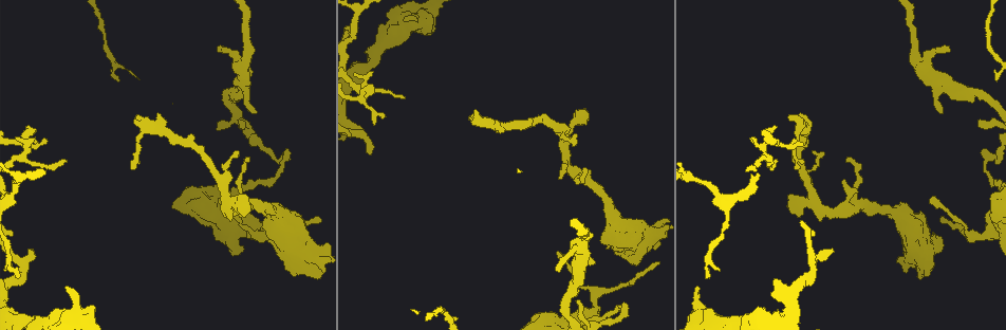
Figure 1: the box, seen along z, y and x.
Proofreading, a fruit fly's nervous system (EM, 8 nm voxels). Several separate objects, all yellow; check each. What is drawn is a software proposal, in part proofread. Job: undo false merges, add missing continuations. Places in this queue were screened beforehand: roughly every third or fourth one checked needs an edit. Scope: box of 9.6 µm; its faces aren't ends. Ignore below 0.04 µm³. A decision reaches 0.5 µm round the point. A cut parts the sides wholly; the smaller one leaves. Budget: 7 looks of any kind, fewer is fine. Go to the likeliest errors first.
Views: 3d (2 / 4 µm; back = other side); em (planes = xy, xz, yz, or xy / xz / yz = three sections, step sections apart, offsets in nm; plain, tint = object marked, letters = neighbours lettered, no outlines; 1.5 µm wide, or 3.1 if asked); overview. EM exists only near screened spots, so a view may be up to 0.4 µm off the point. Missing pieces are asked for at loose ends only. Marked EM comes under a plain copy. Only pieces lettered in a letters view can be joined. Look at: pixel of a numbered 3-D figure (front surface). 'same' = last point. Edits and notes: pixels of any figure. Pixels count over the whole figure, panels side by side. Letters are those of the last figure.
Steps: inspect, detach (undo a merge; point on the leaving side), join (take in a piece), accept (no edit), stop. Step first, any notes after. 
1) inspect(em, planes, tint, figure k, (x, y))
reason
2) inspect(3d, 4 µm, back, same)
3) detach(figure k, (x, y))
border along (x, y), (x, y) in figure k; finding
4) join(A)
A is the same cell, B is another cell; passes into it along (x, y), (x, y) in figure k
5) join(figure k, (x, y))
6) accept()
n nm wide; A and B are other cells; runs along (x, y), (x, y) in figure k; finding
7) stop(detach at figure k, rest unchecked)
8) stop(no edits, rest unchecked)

inspect(3d, 2 µm, figure 1, (283, 163))
sharp bend

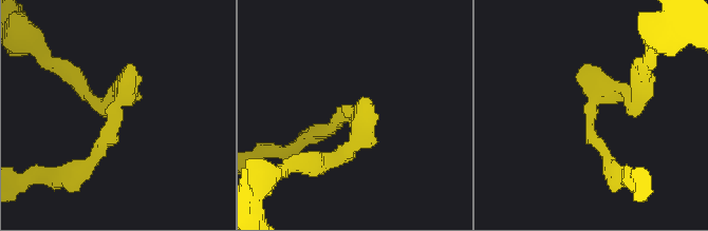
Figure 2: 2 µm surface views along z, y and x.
inspect(em, planes, letters, figure 2, (350, 111))
need the tissue

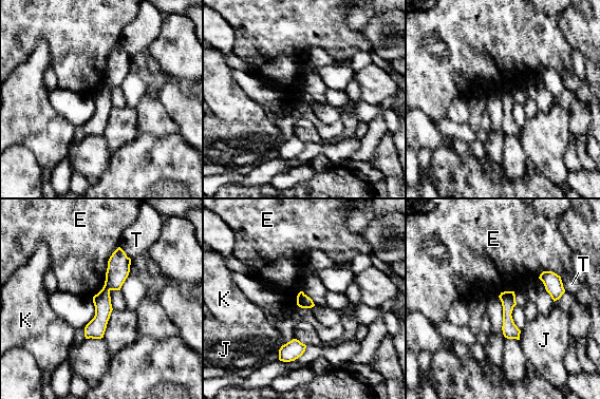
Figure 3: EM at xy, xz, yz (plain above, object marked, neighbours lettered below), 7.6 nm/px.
detach(figure 3, (118, 265))
E, J, K and T are other cells; border along (104, 286), (109, 290) in figure 3; two neurons meet here

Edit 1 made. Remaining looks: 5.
inspect(overview)
see it whole again

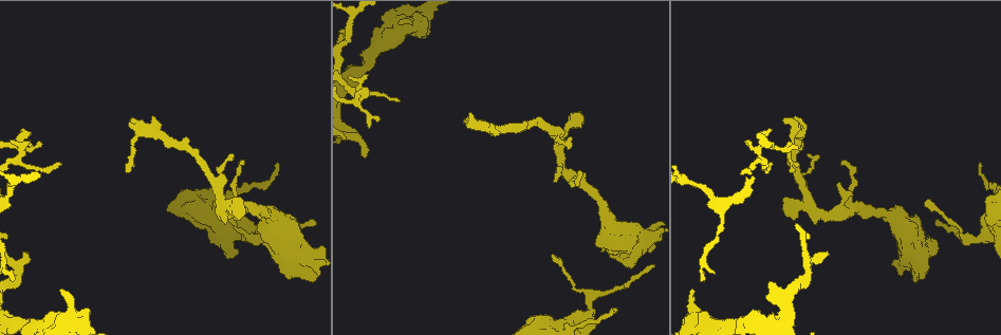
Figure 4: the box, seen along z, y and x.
inspect(em, planes, letters, figure 4, (759, 148))
abrupt turn

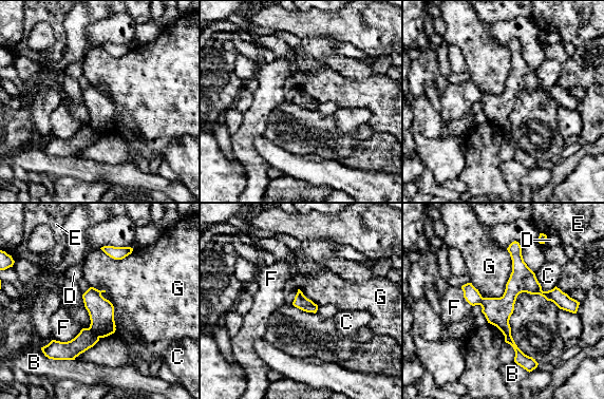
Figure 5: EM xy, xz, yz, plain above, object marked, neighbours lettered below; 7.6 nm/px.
detach(figure 5, (86, 339))
B, C, D, E, F and G are other cells; border along (89, 327), (99, 337) in figure 5; a second neuron is stuck on

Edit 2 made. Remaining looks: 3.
stop(detach at figure 3, detach at figure 5, rest unchecked)

